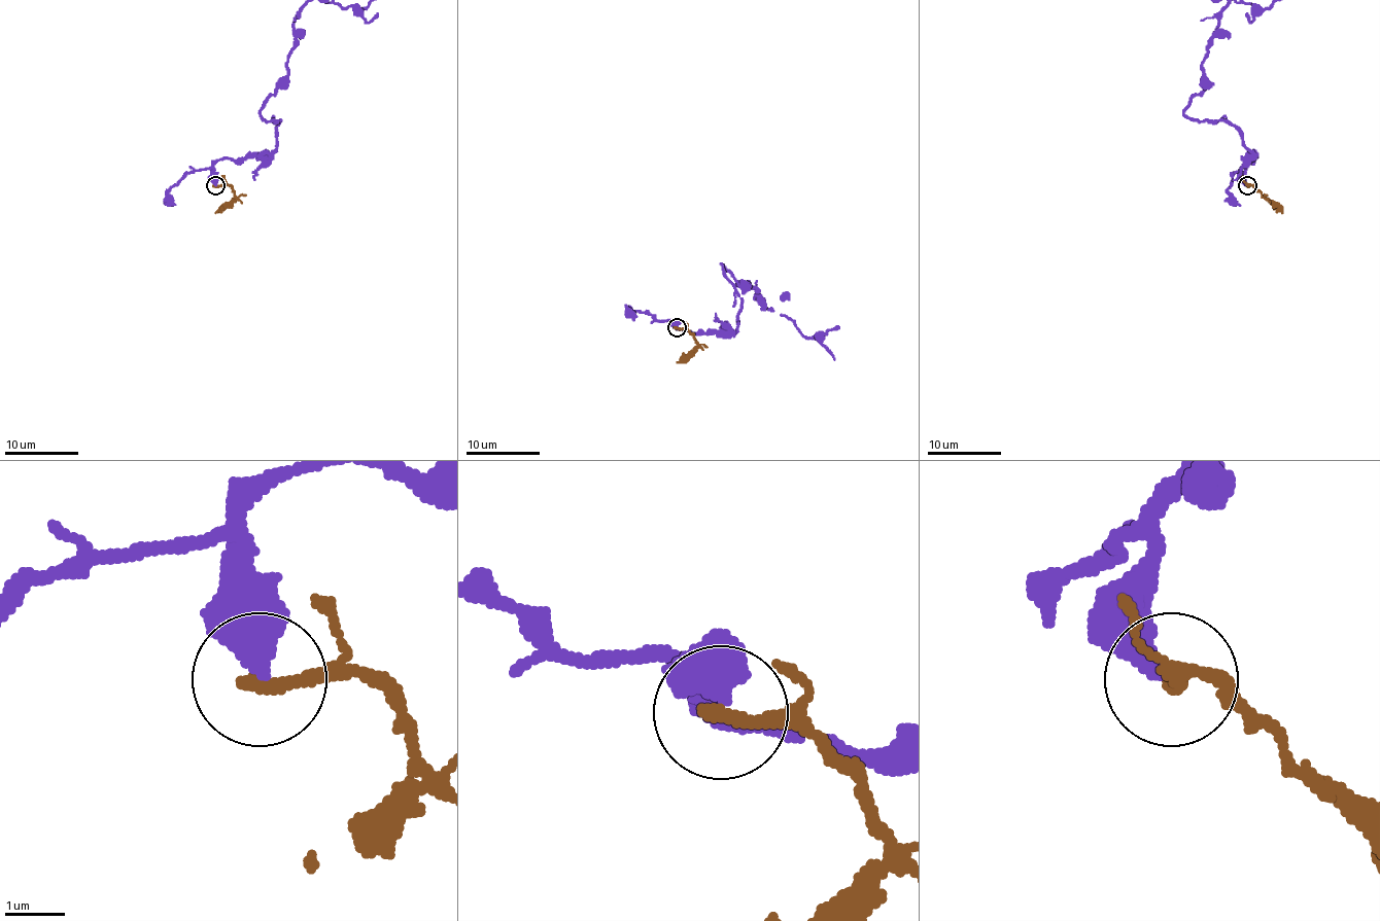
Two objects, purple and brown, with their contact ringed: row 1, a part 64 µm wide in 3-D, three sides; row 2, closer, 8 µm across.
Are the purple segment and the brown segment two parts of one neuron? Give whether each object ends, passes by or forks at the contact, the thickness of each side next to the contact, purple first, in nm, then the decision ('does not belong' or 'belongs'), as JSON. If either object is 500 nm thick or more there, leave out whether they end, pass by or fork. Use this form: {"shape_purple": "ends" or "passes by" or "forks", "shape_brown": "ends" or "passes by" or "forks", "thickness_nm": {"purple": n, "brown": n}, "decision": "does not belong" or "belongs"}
{"shape_purple": "ends", "shape_brown": "ends", "thickness_nm": {"purple": 480, "brown": 280}, "decision": "does not belong"}

